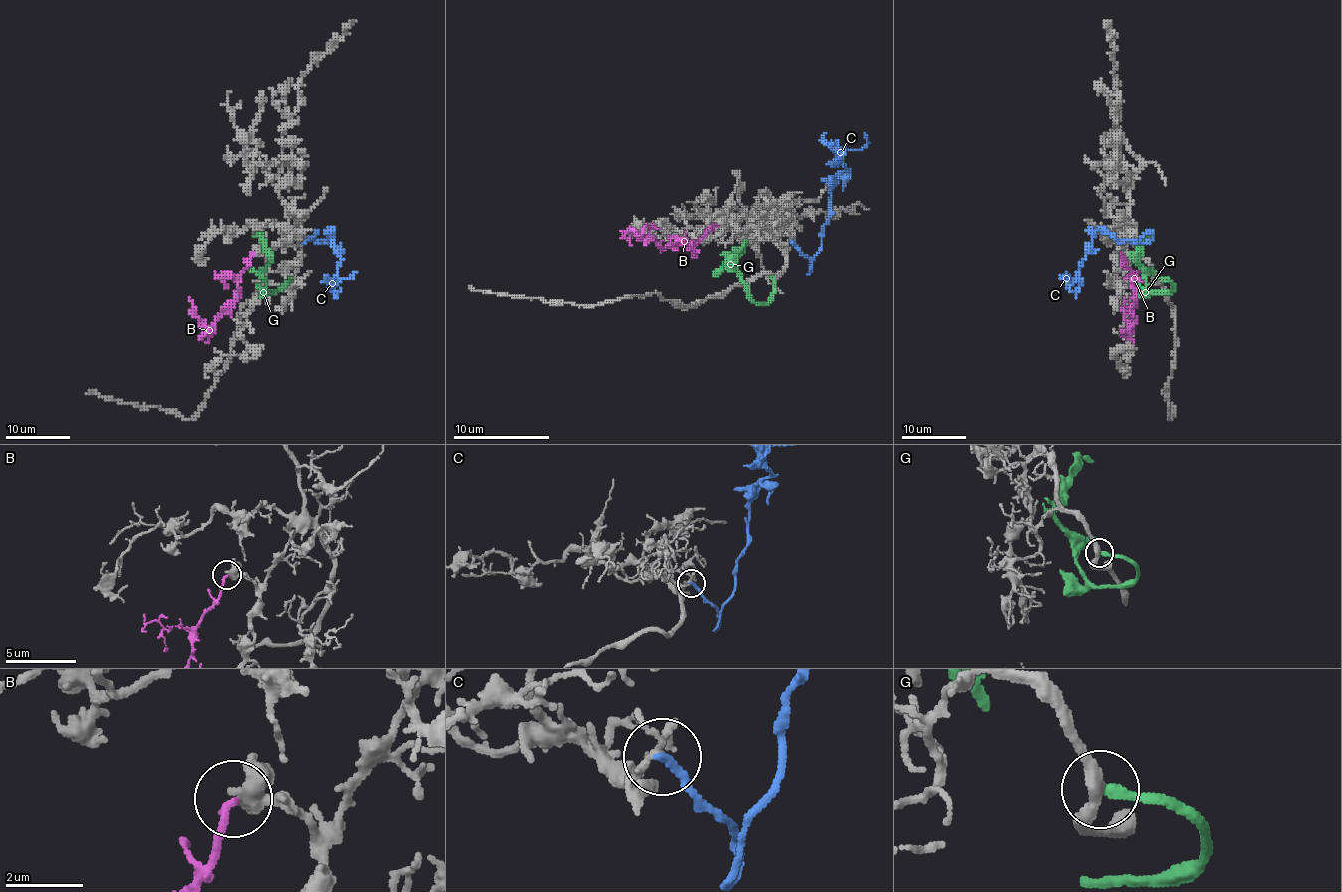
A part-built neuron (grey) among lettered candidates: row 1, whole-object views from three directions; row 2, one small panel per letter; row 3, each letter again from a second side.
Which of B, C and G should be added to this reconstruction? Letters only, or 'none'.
B

